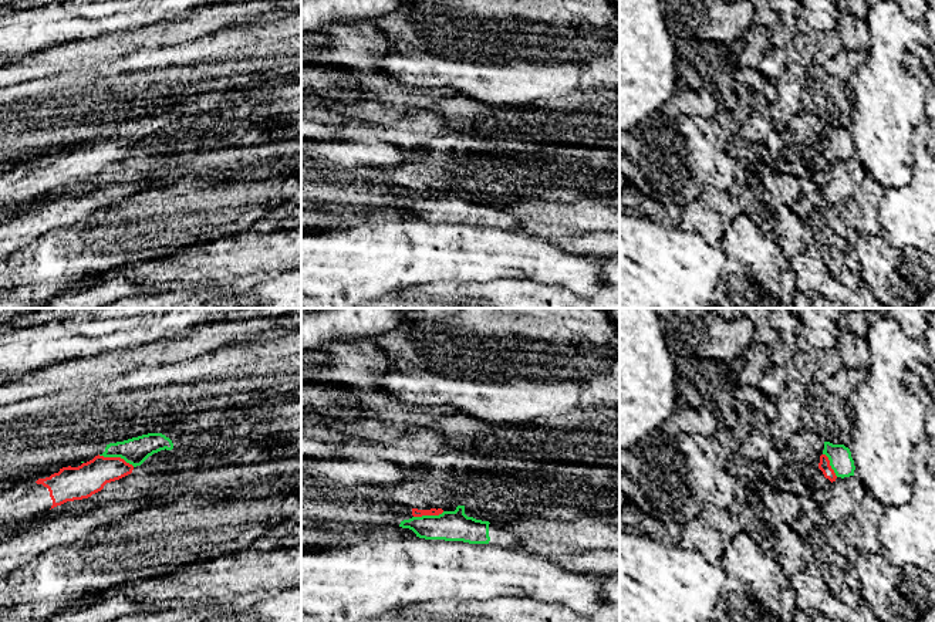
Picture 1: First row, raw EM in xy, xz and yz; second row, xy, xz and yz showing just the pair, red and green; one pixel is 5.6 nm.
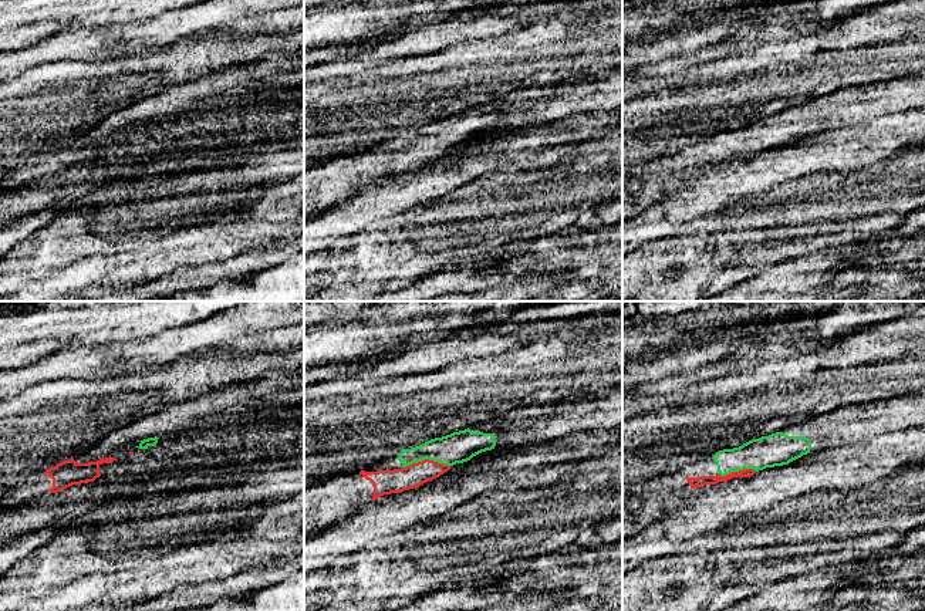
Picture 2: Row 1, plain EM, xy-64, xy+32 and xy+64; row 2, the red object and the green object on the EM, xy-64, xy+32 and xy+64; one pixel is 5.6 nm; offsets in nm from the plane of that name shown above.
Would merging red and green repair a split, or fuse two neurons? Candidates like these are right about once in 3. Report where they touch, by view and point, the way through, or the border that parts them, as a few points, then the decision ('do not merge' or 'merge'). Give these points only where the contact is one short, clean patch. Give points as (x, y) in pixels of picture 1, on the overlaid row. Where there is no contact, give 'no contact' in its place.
xy (117, 457) | across xy (90, 477), (117, 457), (135, 450) | merge

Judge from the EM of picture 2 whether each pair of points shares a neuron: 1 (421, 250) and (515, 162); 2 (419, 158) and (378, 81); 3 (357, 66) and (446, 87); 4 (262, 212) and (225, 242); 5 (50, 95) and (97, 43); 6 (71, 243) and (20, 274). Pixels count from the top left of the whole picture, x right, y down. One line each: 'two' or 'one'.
1: two
2: two
3: two
4: two
5: two
6: one

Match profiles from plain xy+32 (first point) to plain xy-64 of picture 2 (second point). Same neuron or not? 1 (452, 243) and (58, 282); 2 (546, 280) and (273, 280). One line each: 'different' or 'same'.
1: different
2: different

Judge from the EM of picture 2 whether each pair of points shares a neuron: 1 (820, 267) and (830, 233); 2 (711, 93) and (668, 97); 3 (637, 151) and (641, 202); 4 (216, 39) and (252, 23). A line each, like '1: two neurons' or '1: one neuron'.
1: two neurons
2: one neuron
3: two neurons
4: two neurons

